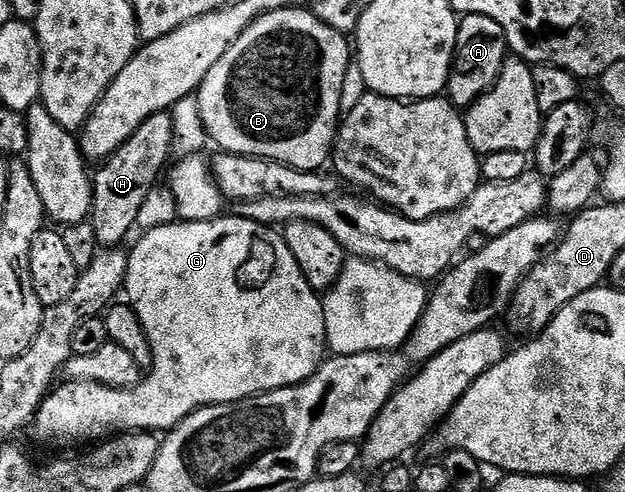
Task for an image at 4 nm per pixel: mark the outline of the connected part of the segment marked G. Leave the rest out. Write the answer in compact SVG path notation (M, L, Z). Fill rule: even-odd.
M233 213L223 214L217 219L205 219L195 223L179 221L169 223L145 232L143 239L129 252L130 260L126 270L124 291L127 291L128 302L140 317L144 329L148 333L150 348L154 351L154 365L149 368L150 375L143 378L134 387L105 387L102 383L80 383L66 381L55 386L47 395L46 400L38 407L32 420L34 435L46 447L78 447L81 443L93 444L95 441L105 441L119 433L169 433L180 421L184 421L193 411L201 407L211 407L217 403L235 403L241 399L251 399L263 391L275 391L281 387L291 387L304 382L318 371L318 367L327 358L328 344L326 342L326 314L322 308L319 292L308 285L304 273L300 273L300 265L296 265L296 257L282 240L281 234L275 228L265 227L256 221L248 221Z

